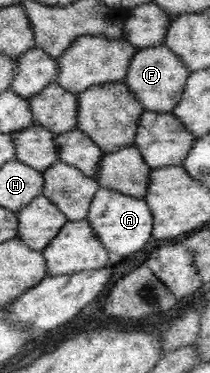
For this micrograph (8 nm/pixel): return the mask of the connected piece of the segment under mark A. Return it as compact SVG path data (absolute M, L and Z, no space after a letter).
M99 188L89 208L86 220L95 230L97 239L115 258L137 253L152 238L154 217L143 198L131 198L109 188Z

